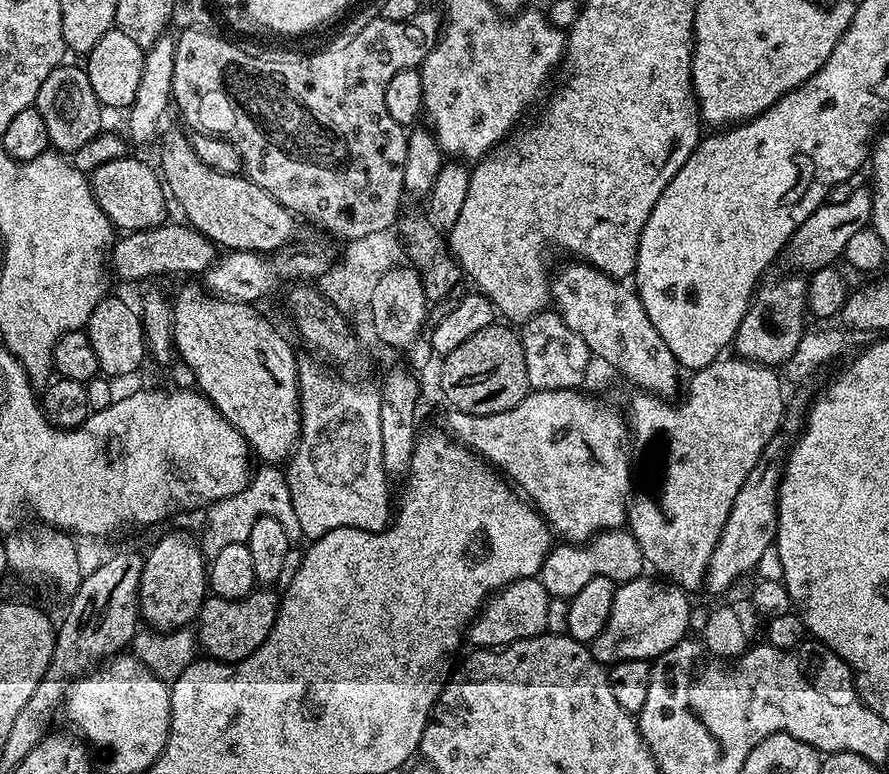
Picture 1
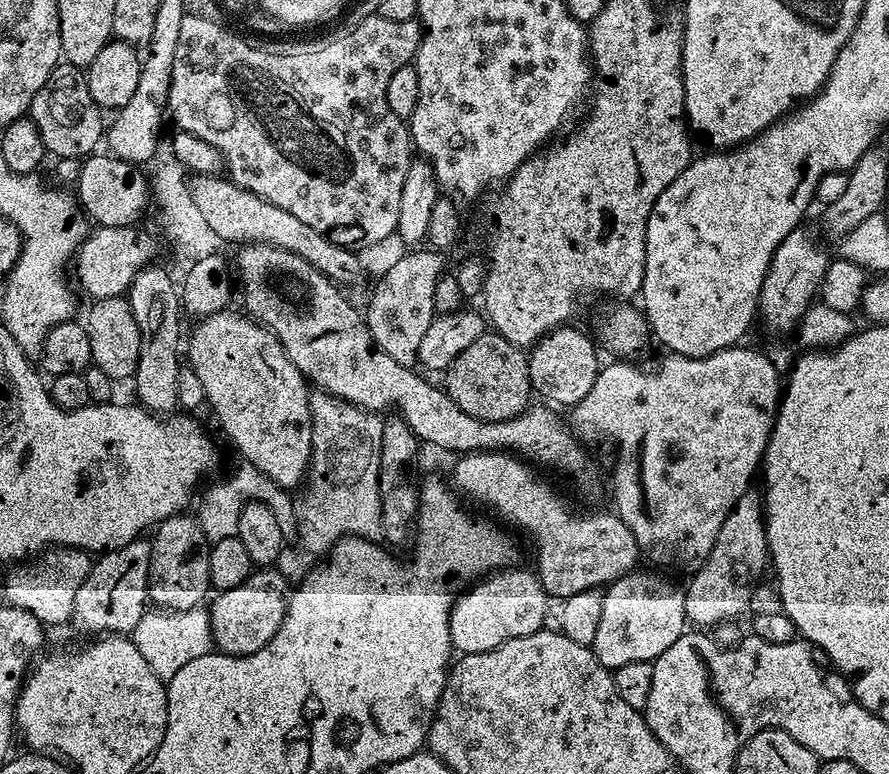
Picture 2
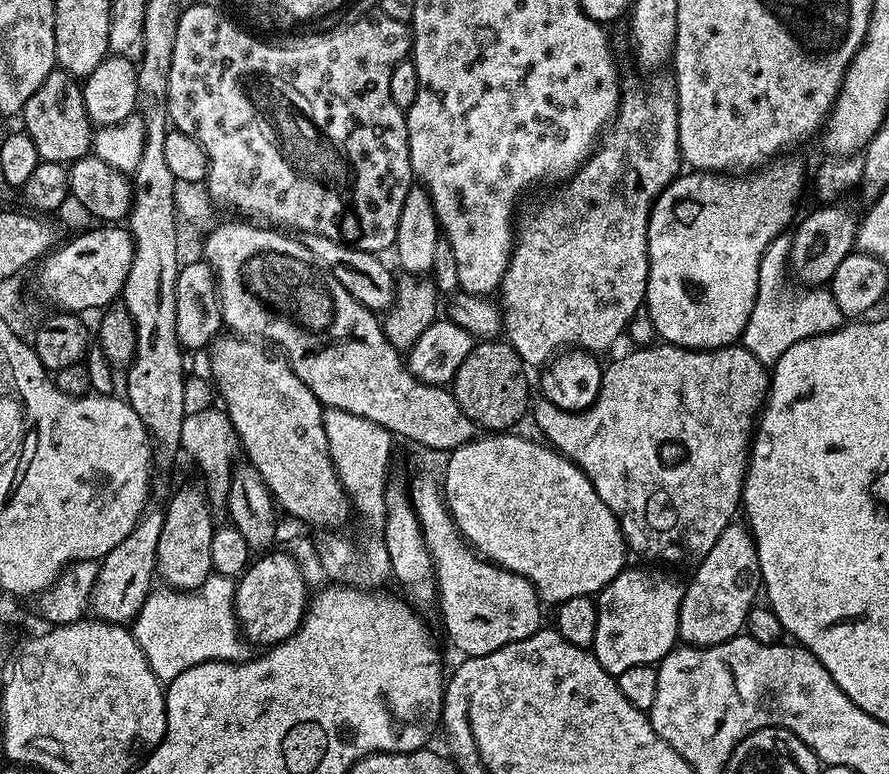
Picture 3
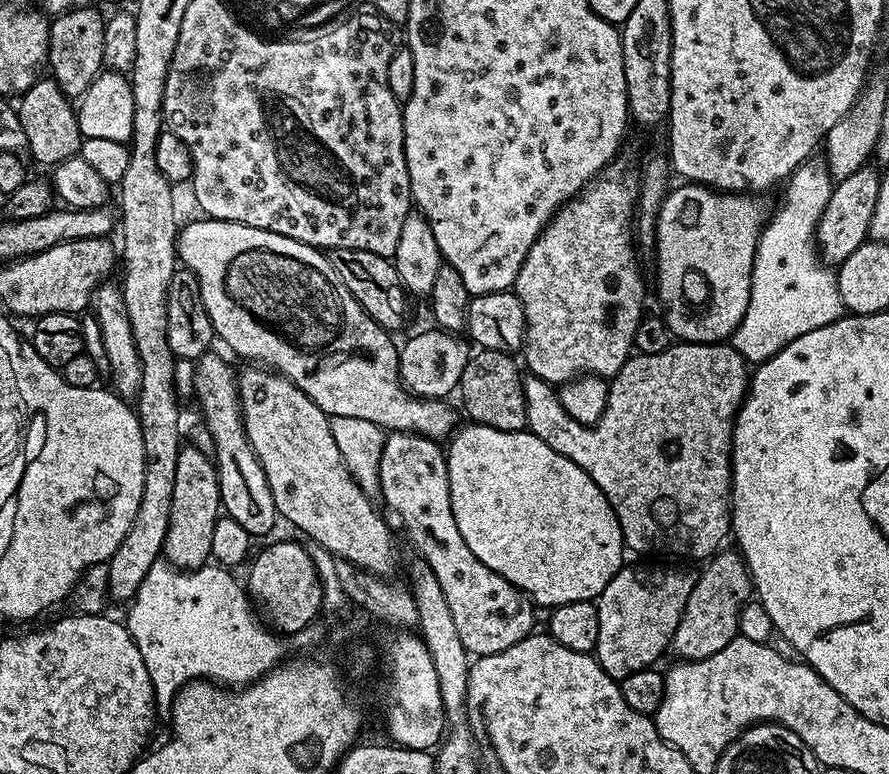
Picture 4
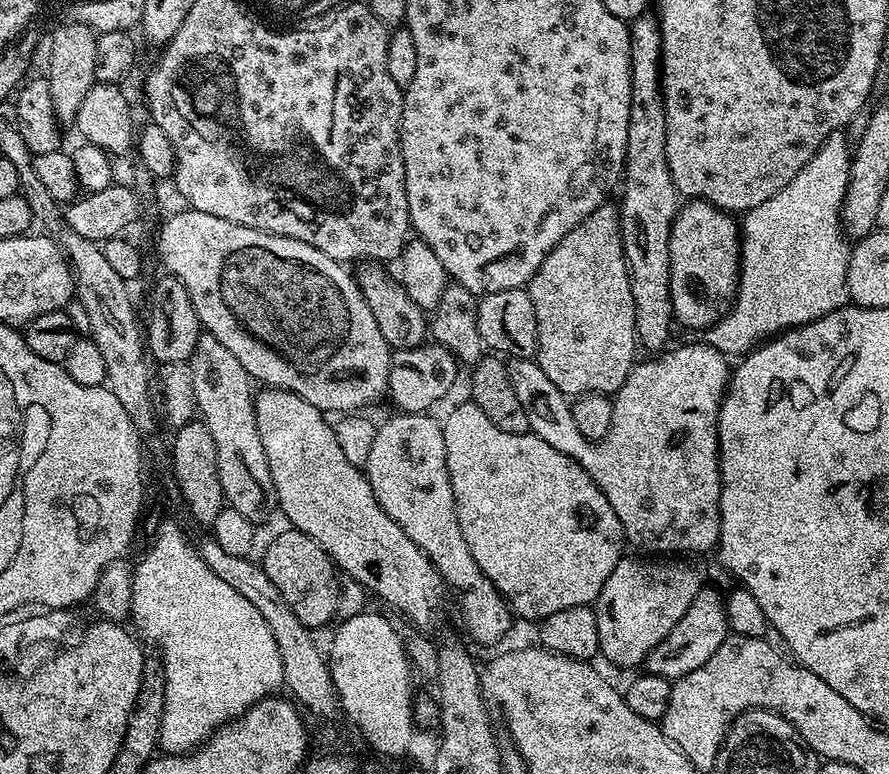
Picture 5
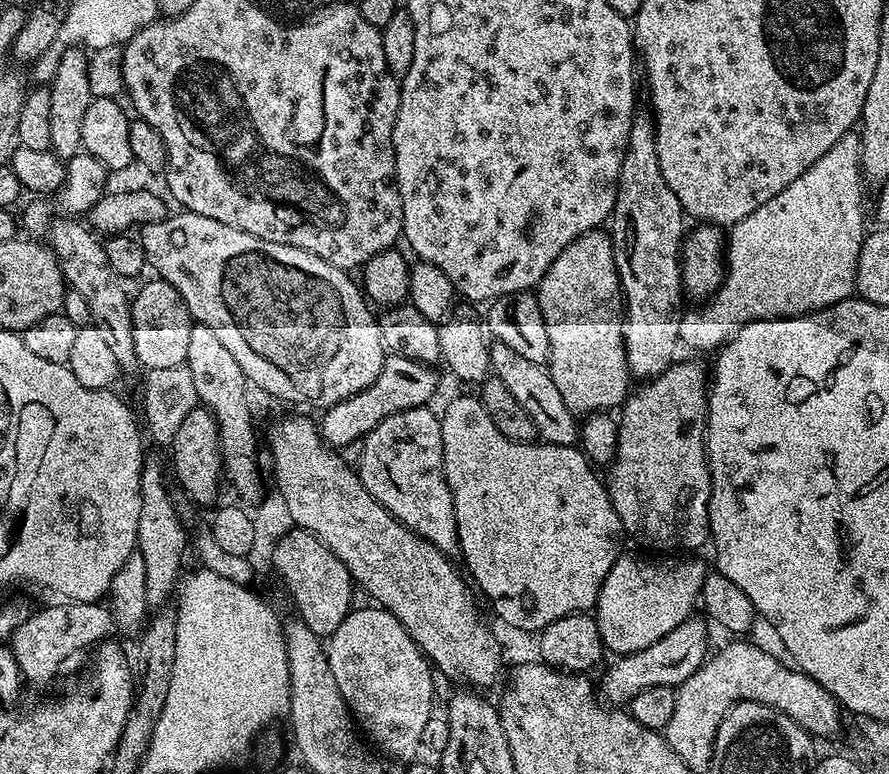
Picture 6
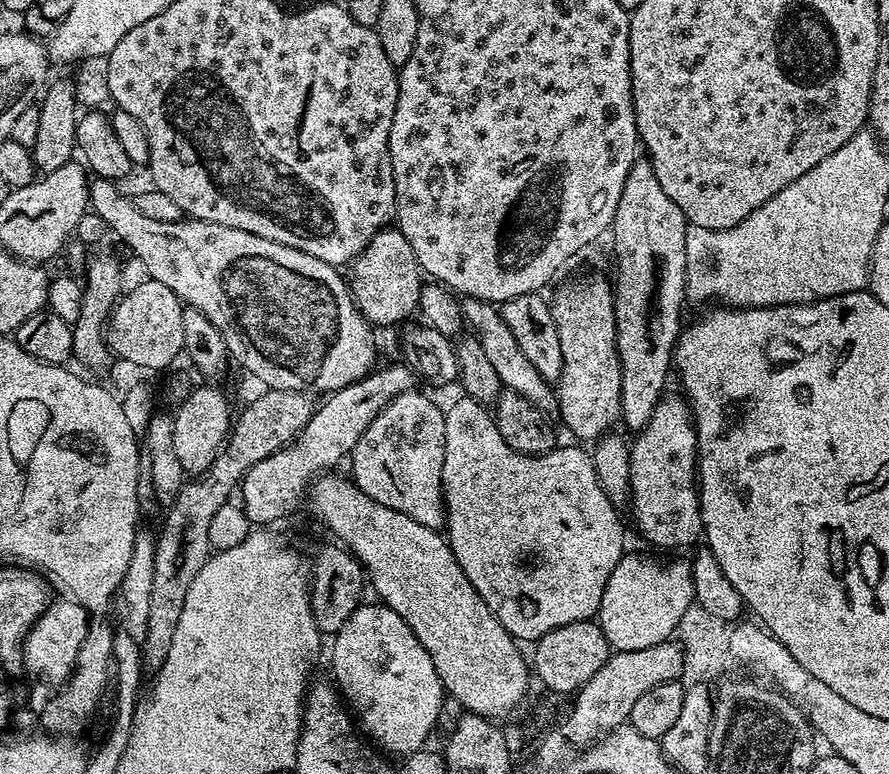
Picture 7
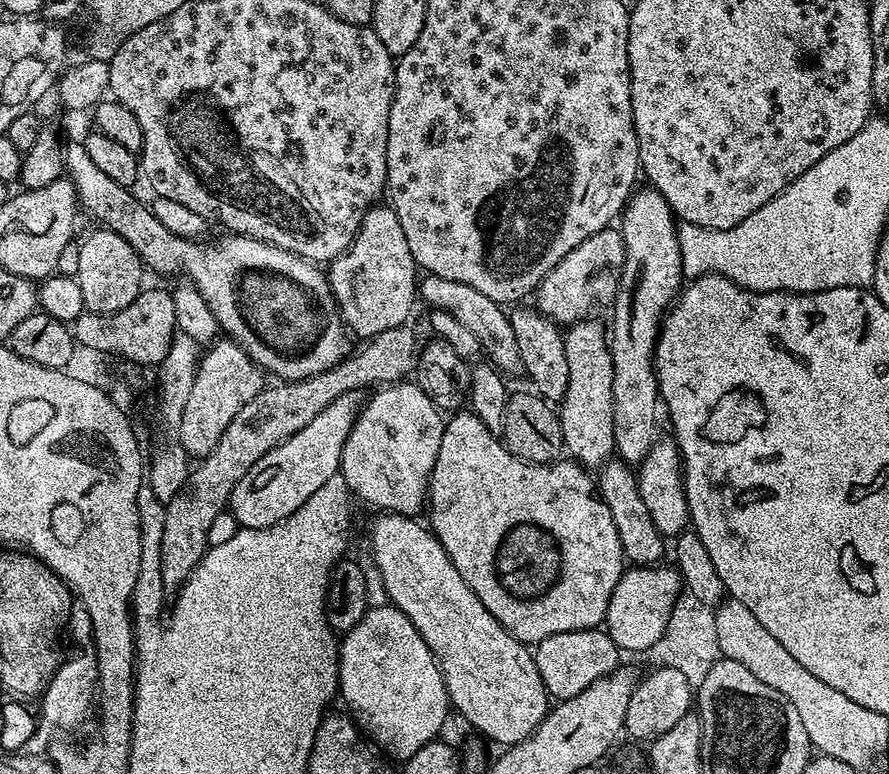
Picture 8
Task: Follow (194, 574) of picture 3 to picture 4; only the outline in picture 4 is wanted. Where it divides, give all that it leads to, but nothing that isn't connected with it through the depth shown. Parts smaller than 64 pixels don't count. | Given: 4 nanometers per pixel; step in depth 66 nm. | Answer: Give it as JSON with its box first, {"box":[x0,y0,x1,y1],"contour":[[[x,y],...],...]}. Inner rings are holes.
{"box":[163,446,220,570],"contour":[[[193,446],[181,447],[178,470],[174,474],[174,498],[170,526],[166,534],[163,555],[169,564],[181,570],[203,568],[209,563],[214,546],[214,526],[220,521],[220,474],[213,457]]]}

